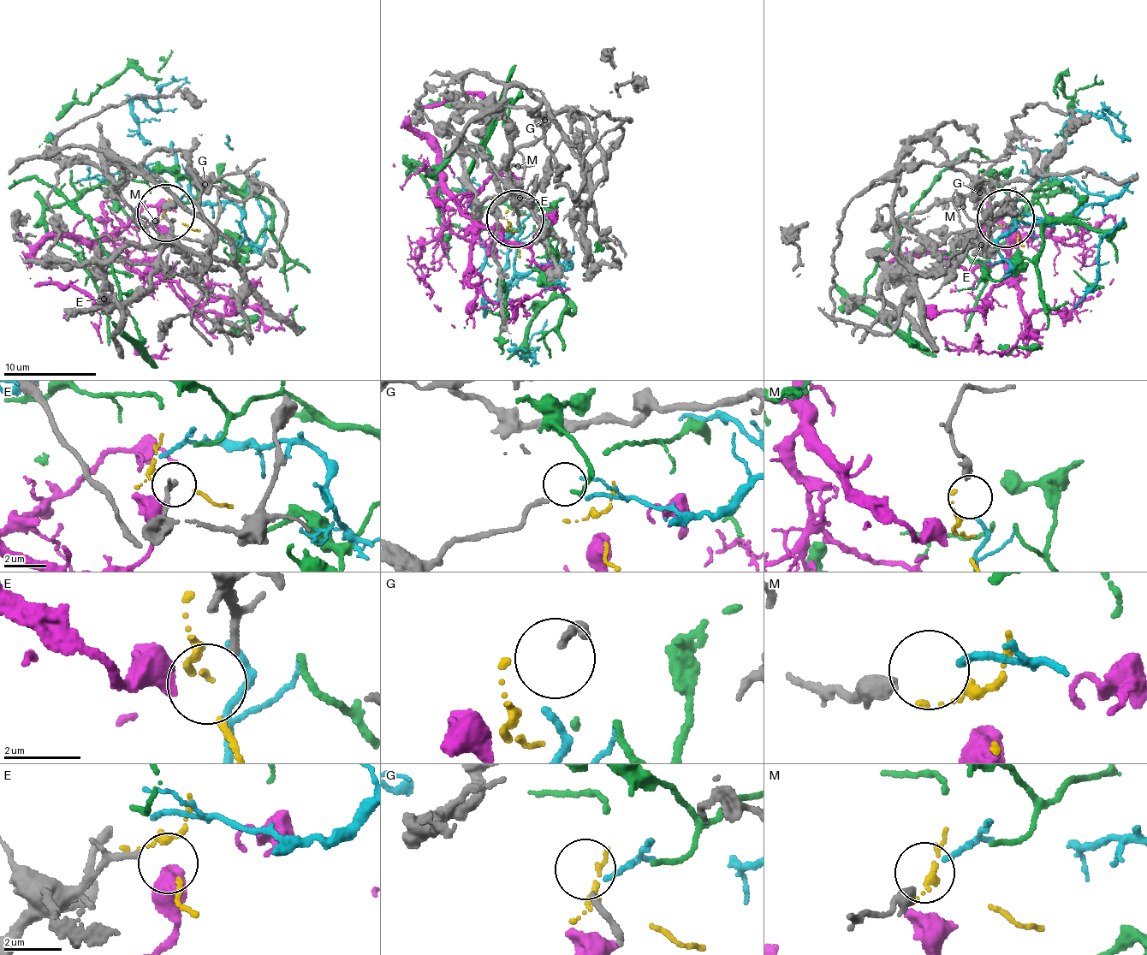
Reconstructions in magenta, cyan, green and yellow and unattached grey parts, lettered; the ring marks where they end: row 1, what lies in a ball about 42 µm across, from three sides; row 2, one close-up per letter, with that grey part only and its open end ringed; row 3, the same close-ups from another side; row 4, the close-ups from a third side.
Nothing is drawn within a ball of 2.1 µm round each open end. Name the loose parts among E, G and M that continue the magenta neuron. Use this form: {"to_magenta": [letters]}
{"to_magenta": []}

